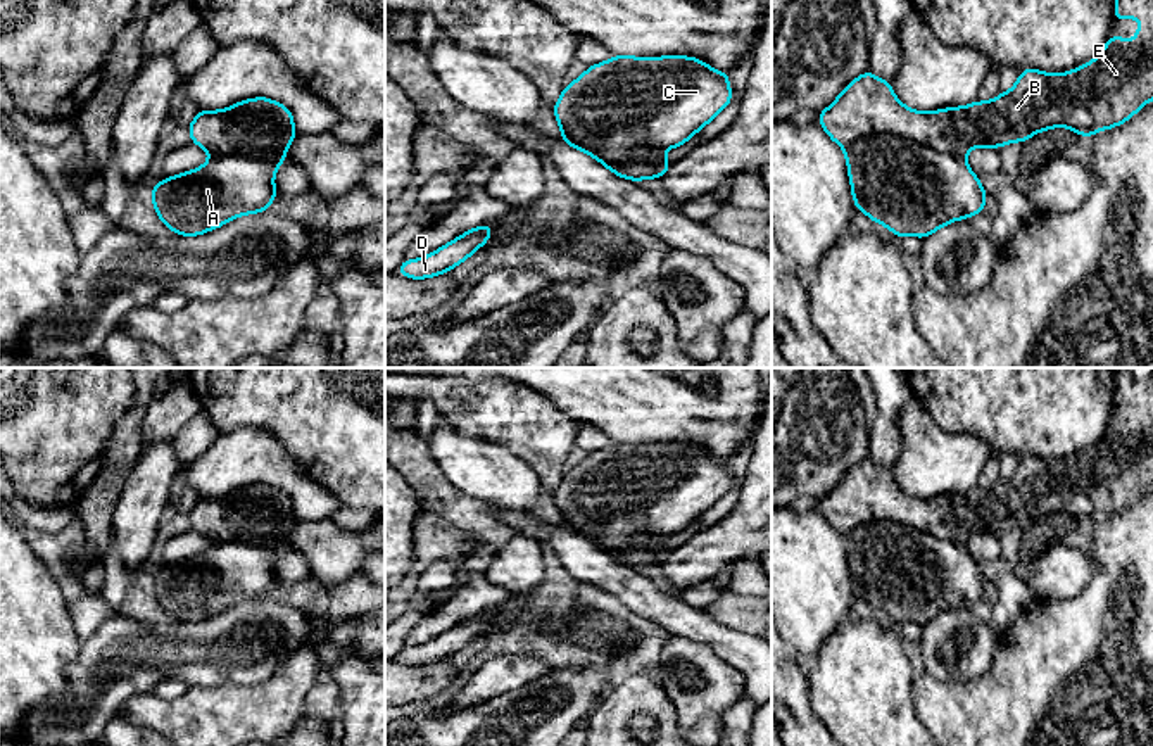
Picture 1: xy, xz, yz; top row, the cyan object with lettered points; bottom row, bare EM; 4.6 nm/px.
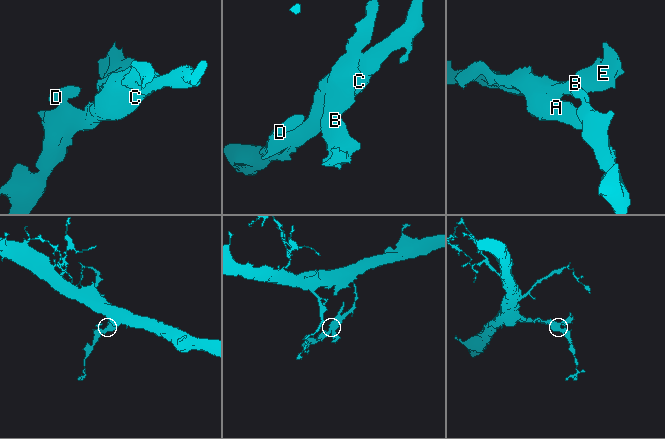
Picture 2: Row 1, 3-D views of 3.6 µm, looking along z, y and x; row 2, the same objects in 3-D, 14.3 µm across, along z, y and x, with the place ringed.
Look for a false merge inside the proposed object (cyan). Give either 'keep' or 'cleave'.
cleave

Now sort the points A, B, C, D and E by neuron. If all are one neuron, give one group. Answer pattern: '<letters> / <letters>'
A C D / B E

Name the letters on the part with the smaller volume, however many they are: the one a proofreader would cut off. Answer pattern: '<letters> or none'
B, E

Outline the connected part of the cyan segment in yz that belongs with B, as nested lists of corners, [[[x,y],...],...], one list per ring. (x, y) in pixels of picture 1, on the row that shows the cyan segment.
[[[1115,0],[1115,24],[1127,17],[1143,19],[1137,33],[1127,38],[1110,35],[1098,59],[1060,74],[1022,69],[1008,93],[999,92],[991,102],[975,100],[965,107],[913,111],[896,98],[889,81],[866,69],[839,93],[830,107],[818,112],[818,124],[844,149],[860,138],[891,133],[958,159],[965,159],[973,147],[998,150],[1011,142],[1025,143],[1032,135],[1058,126],[1067,126],[1087,138],[1120,126],[1146,102],[1153,102],[1153,0]]]

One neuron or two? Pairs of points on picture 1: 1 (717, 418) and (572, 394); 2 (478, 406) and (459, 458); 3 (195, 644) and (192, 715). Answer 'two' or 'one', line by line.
1: one
2: two
3: two

